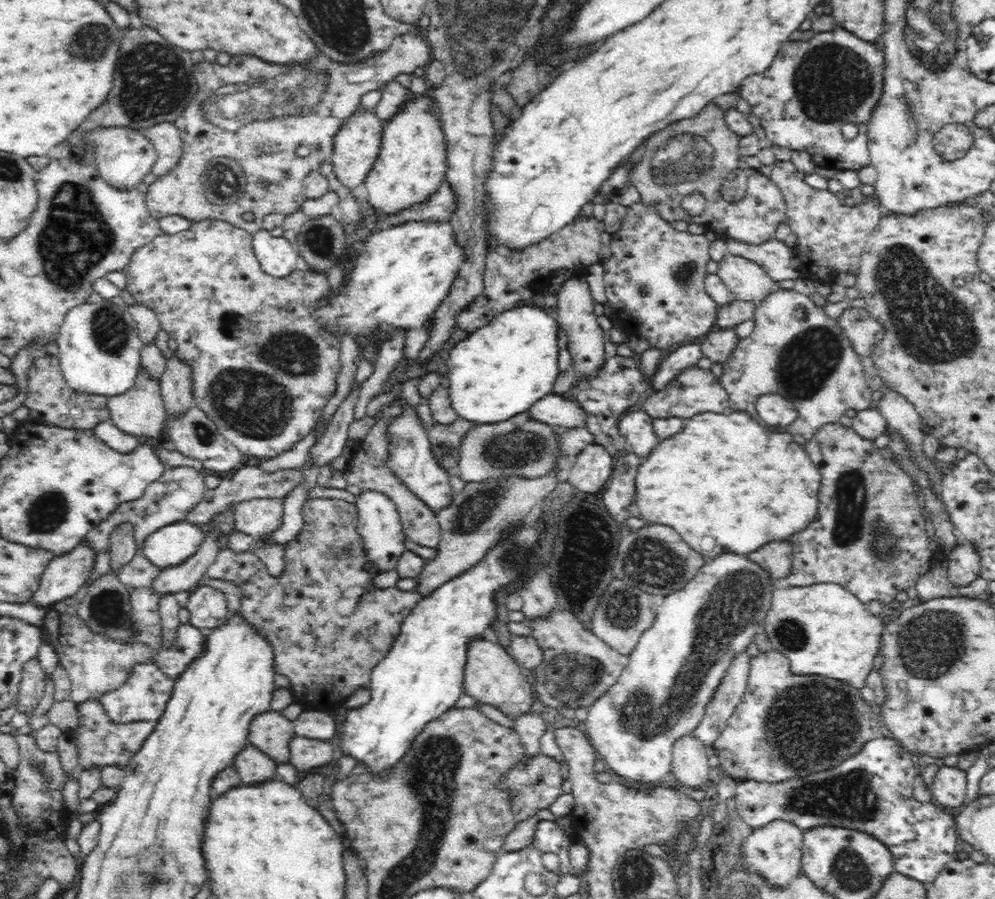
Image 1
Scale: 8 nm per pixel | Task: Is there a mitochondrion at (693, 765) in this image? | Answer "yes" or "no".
no

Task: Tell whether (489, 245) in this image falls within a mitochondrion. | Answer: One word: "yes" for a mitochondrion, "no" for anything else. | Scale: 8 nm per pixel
no

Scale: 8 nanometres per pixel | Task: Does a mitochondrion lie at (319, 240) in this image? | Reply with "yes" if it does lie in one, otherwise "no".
yes

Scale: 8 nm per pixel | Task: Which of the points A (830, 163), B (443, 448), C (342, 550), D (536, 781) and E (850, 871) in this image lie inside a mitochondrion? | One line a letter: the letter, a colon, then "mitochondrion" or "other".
A: other
B: mitochondrion
C: mitochondrion
D: mitochondrion
E: mitochondrion

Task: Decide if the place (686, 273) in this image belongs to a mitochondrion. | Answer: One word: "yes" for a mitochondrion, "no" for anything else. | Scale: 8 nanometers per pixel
yes

